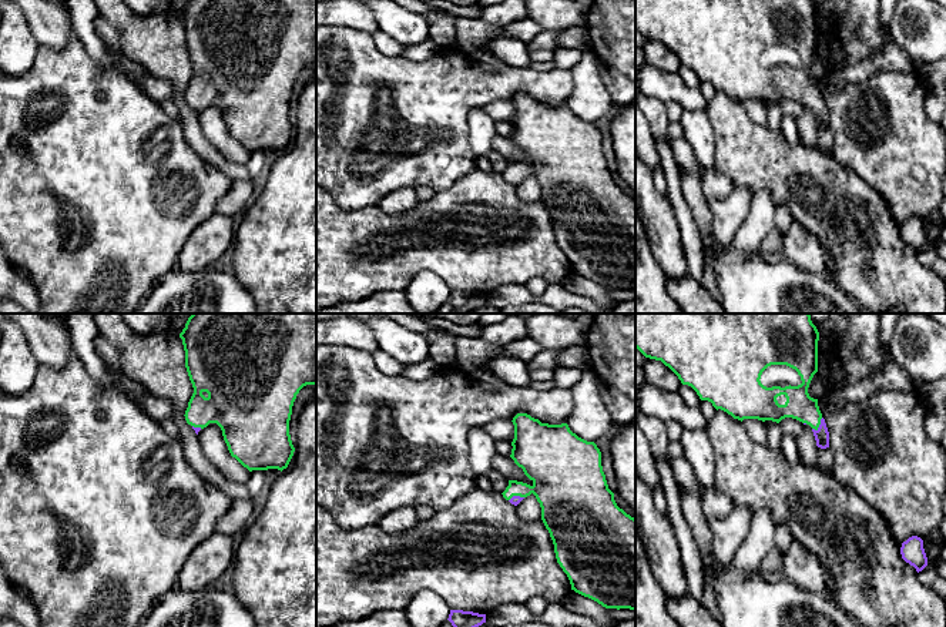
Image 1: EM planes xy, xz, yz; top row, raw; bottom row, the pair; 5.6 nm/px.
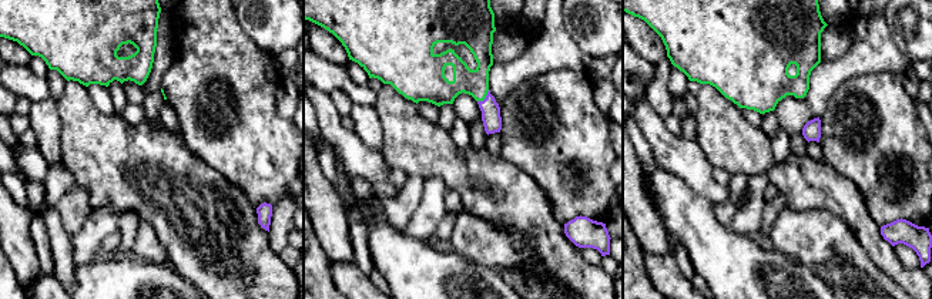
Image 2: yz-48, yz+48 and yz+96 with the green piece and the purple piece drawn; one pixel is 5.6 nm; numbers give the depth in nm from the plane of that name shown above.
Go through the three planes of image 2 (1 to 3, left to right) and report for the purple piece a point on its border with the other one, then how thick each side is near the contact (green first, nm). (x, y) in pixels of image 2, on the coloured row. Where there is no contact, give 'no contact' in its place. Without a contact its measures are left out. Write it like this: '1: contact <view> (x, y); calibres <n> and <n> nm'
1: no contact
2: contact yz+48 (485, 97); calibres 150 and 110 nm
3: no contact

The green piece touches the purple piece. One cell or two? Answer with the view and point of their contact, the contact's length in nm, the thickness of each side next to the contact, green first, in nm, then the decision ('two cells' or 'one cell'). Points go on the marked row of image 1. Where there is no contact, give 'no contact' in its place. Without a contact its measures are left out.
yz (819, 423) | 90 nm | 160/80 nm | one cell

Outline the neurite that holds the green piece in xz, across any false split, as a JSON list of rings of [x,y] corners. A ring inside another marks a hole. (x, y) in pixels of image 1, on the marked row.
[[[517,413],[511,422],[510,457],[533,484],[509,480],[503,497],[517,506],[531,493],[536,496],[571,590],[605,608],[635,610],[635,519],[617,506],[603,472],[600,449],[573,433],[567,423],[541,423],[527,413]]]

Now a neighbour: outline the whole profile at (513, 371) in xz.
[[[500,346],[500,353],[483,363],[482,368],[493,372],[509,385],[530,386],[533,382],[527,372],[526,362],[507,355],[504,346]]]

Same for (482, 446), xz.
[[[472,430],[469,435],[470,466],[477,475],[487,475],[493,469],[497,455],[496,440],[486,430]]]

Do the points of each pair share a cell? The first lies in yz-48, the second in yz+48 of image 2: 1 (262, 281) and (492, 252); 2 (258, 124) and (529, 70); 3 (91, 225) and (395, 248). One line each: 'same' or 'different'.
1: different
2: different
3: different

